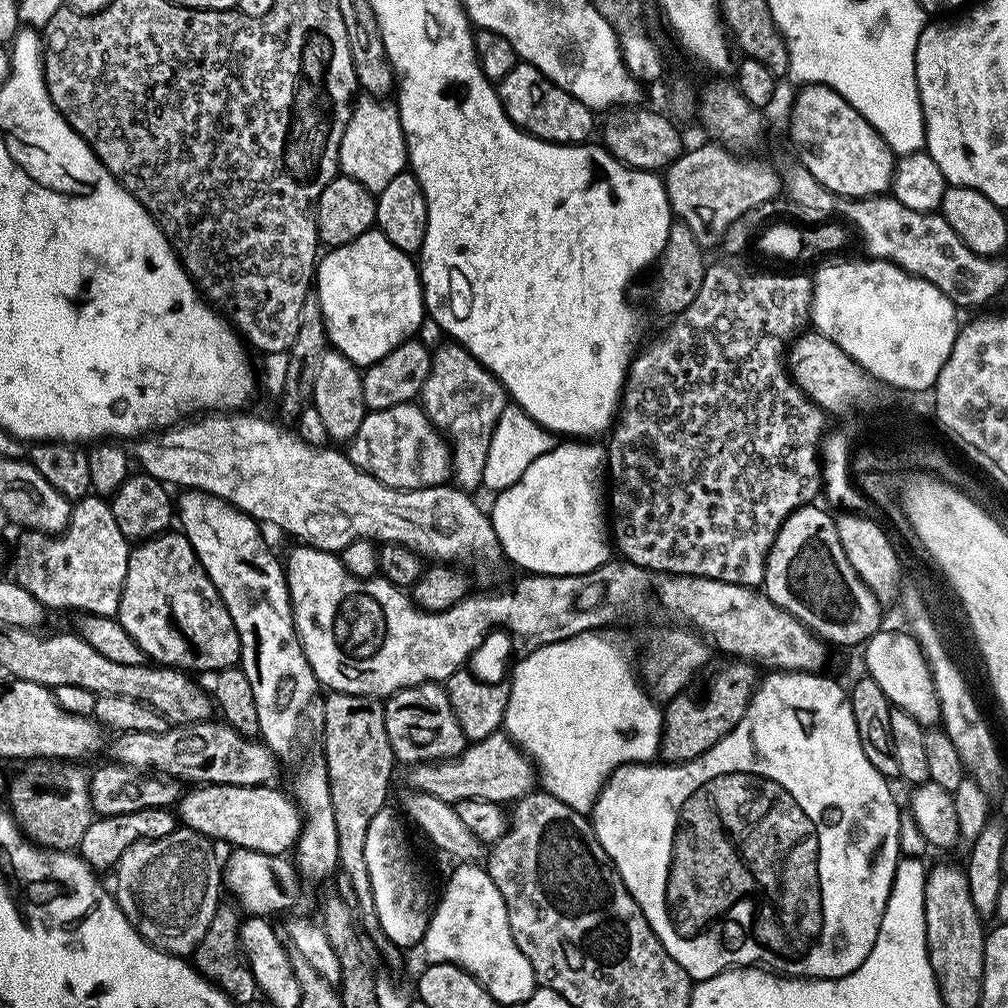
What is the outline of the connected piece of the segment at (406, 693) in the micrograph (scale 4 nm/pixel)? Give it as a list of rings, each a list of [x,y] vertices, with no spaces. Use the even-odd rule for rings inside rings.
[[[443,683],[419,684],[398,690],[383,701],[386,734],[401,765],[431,764],[461,756],[466,747],[462,726],[450,706],[448,689]]]

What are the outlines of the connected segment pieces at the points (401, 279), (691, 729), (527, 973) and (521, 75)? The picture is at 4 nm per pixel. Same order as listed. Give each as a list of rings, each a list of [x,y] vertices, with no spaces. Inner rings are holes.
[[[378,230],[362,234],[354,238],[354,242],[346,242],[346,246],[327,249],[319,257],[314,273],[314,295],[322,310],[329,345],[361,370],[386,358],[403,340],[413,339],[419,333],[416,331],[420,323],[426,320],[424,288],[420,284],[417,261],[409,253],[398,250],[398,246]]]
[[[739,658],[725,659],[720,672],[708,680],[704,688],[704,704],[692,696],[676,696],[667,705],[663,705],[664,729],[660,735],[659,759],[665,764],[685,764],[710,750],[722,737],[746,714],[752,696],[756,693],[758,671],[755,663]]]
[[[460,862],[455,865],[456,869],[452,872],[452,877],[448,880],[448,885],[444,888],[444,893],[440,896],[440,901],[435,901],[434,907],[431,909],[428,918],[428,929],[422,941],[422,949],[424,948],[425,961],[428,964],[458,964],[465,972],[473,976],[481,986],[487,990],[493,998],[502,1006],[514,1006],[518,1002],[522,1002],[526,998],[530,998],[530,994],[534,994],[538,987],[536,975],[534,974],[534,966],[530,966],[530,958],[526,958],[526,954],[522,954],[522,950],[518,950],[518,946],[514,942],[514,934],[510,930],[510,918],[506,918],[506,902],[502,902],[502,894],[498,894],[498,886],[494,886],[494,882],[490,878],[487,867],[481,866],[476,862]]]
[[[517,62],[514,70],[498,82],[500,101],[504,112],[514,121],[521,132],[537,136],[539,140],[549,140],[551,144],[583,144],[593,135],[593,109],[588,108],[574,94],[562,90],[550,78],[546,78],[532,64]]]

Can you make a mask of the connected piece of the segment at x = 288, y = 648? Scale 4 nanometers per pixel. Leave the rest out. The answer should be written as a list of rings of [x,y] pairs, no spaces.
[[[184,490],[181,491],[179,495],[174,504],[175,511],[178,513],[179,531],[190,542],[190,546],[194,550],[198,562],[206,570],[210,582],[214,582],[214,586],[218,590],[218,594],[222,598],[226,610],[230,610],[230,618],[234,618],[234,626],[238,630],[238,638],[240,639],[239,667],[243,669],[246,678],[250,680],[251,689],[254,690],[254,701],[258,712],[258,726],[260,727],[259,739],[276,755],[277,761],[279,761],[283,767],[285,764],[286,767],[292,768],[292,790],[290,789],[290,792],[294,797],[296,807],[300,809],[302,817],[300,836],[297,838],[294,847],[294,863],[301,877],[308,878],[308,876],[313,876],[314,879],[320,880],[323,876],[330,875],[332,871],[335,873],[340,862],[338,858],[338,830],[334,826],[334,806],[330,802],[328,764],[324,760],[324,696],[322,695],[322,685],[320,681],[317,680],[314,670],[310,666],[310,662],[302,650],[300,639],[296,633],[294,618],[292,617],[292,603],[290,602],[290,594],[288,593],[288,577],[286,575],[285,565],[282,563],[281,557],[279,560],[279,558],[268,549],[268,544],[264,541],[263,534],[260,533],[260,531],[262,531],[261,525],[253,520],[248,513],[241,512],[239,508],[235,508],[233,504],[228,504],[224,500],[215,499],[208,492]]]

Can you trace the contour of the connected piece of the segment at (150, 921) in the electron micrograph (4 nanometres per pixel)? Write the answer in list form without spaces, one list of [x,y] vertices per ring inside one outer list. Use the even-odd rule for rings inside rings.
[[[180,826],[157,840],[145,838],[137,844],[131,844],[116,863],[116,905],[134,926],[134,930],[138,930],[140,937],[172,956],[188,958],[195,953],[198,942],[202,942],[202,934],[206,934],[214,918],[214,910],[222,903],[222,864],[216,861],[216,852],[212,847],[212,840]]]

